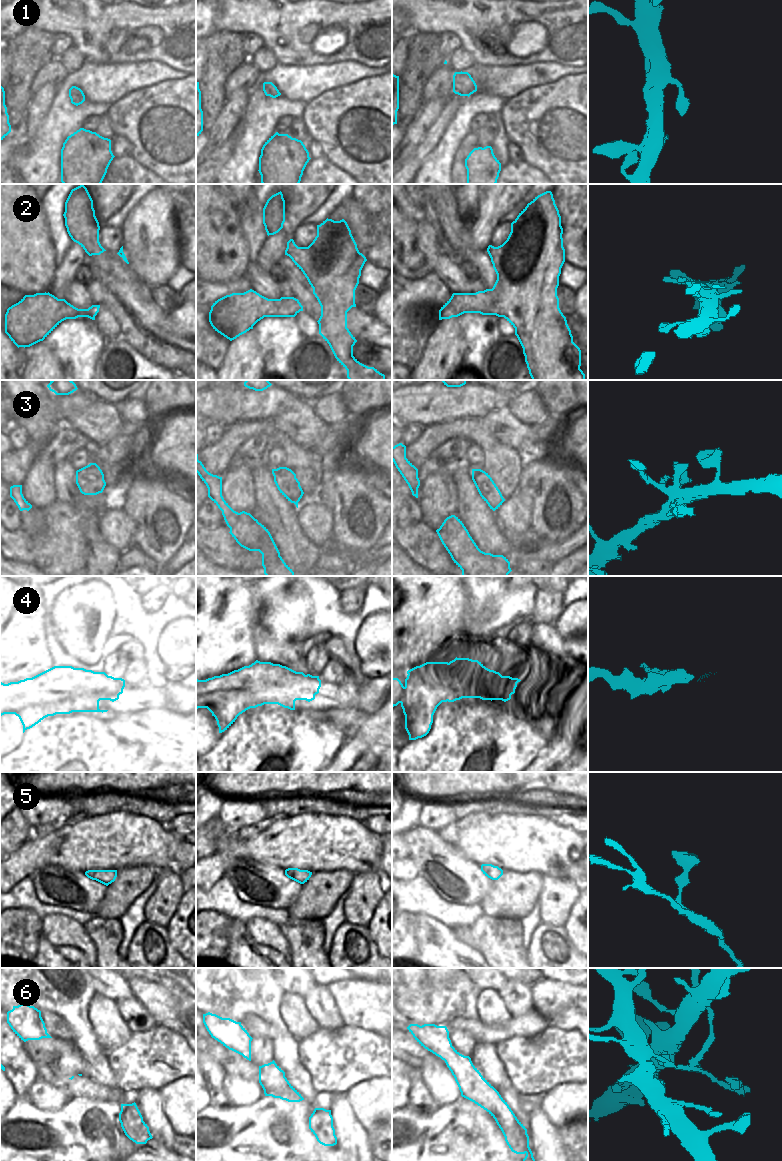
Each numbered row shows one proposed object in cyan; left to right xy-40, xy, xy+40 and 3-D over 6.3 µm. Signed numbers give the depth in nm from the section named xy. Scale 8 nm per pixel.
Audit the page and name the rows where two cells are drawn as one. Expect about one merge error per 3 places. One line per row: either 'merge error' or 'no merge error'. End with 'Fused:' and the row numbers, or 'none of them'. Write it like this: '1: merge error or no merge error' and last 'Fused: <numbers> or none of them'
1: no merge error
2: no merge error
3: no merge error
4: merge error
5: no merge error
6: merge error
Fused: 4, 6

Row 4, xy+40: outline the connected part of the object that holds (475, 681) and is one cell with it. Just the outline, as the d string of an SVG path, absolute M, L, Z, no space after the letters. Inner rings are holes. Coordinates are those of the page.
M469 659L469 663L470 666L448 666L448 662L426 662L408 670L407 674L418 674L420 680L446 680L449 687L448 702L462 698L504 702L511 699L520 679L502 676L499 672L486 668L478 660Z

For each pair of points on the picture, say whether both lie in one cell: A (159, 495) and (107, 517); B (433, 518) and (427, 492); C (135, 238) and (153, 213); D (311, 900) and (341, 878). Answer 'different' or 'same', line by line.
A: different
B: same
C: same
D: same

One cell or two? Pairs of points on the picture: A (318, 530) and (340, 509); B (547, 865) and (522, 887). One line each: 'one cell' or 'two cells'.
A: two cells
B: two cells

